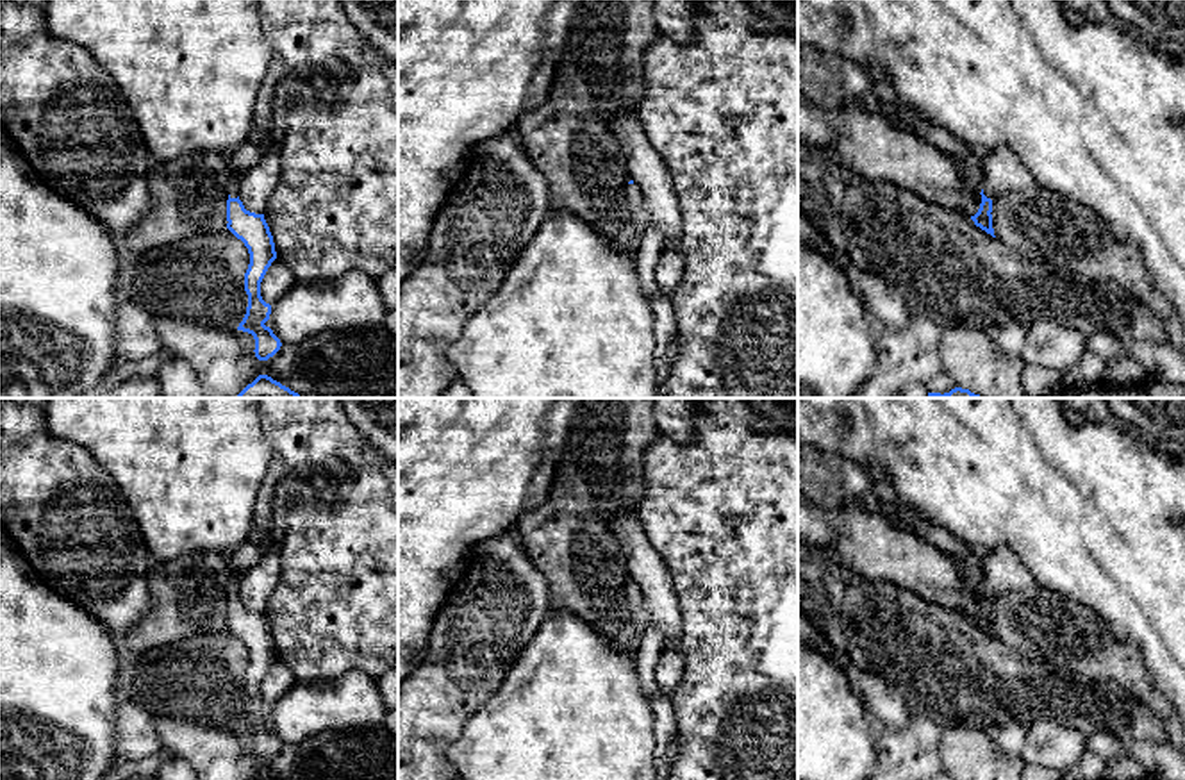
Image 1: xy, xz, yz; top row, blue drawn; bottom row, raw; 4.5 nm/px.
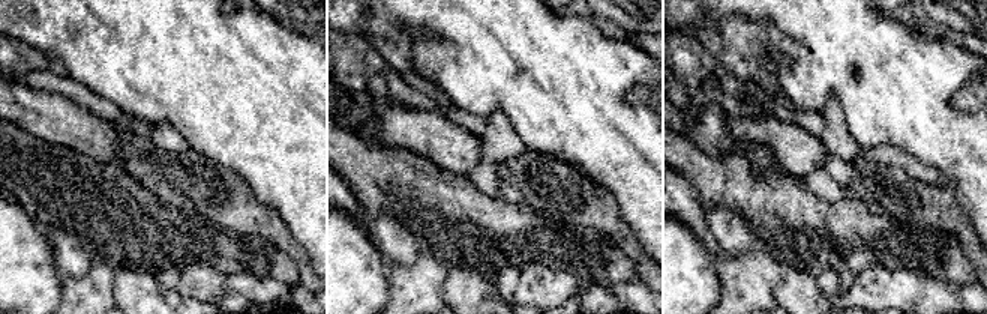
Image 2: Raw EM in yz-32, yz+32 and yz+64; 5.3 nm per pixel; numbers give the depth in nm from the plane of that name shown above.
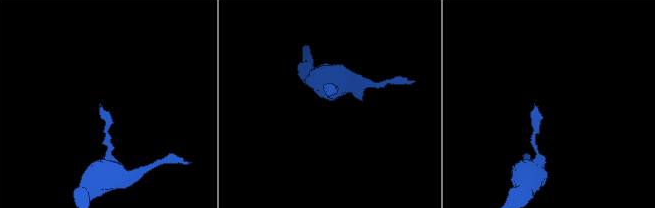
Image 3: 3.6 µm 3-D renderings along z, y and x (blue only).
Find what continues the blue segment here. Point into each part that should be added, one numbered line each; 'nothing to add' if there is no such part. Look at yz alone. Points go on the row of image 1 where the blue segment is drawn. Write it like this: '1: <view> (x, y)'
1: yz (1003, 172)

